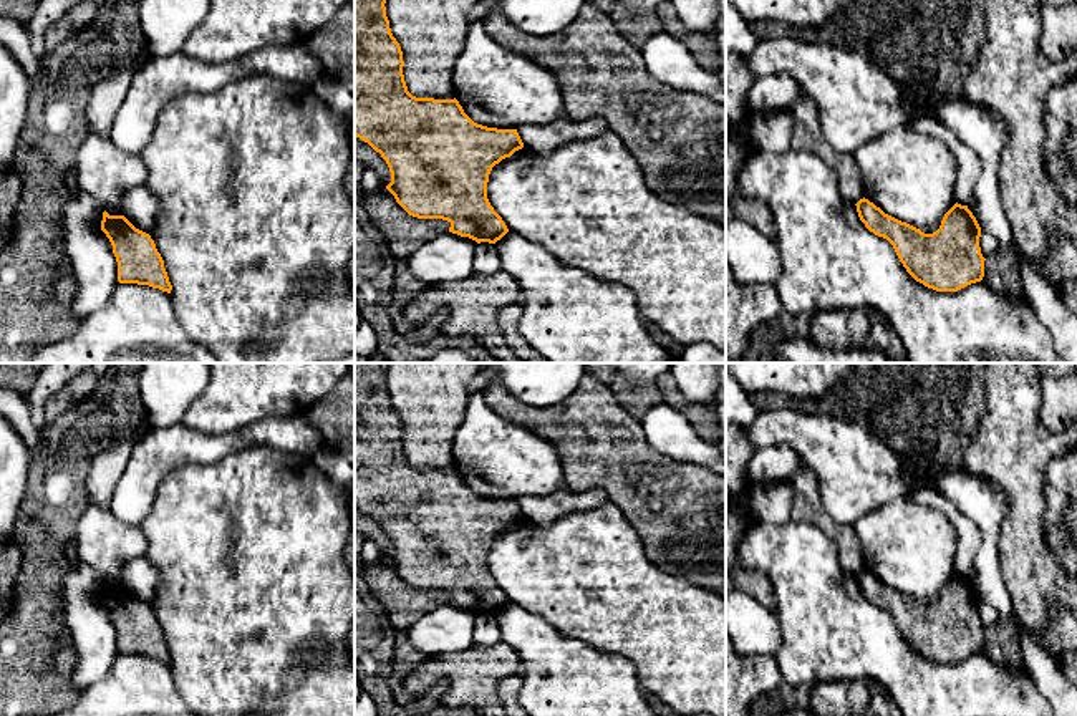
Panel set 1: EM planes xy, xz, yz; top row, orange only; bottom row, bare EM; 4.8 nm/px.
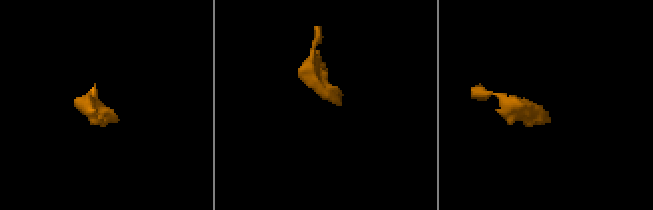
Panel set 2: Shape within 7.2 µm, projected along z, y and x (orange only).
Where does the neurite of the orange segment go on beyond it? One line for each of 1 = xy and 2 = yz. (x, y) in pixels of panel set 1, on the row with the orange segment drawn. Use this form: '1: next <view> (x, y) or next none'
1: next none
2: next yz (807, 136)

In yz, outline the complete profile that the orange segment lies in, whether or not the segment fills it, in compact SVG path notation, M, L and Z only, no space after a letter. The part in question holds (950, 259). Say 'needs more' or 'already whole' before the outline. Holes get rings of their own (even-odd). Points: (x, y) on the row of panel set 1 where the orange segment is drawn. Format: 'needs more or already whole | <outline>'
needs more | M804 96L789 113L794 119L792 149L815 152L837 172L843 201L857 206L858 217L870 232L893 245L916 282L936 292L958 292L983 280L986 259L979 247L981 227L968 206L956 202L933 234L885 214L863 197L862 171L855 157L838 152L823 139L815 101Z

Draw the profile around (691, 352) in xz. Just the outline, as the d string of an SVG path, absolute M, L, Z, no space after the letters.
M686 343L674 355L678 363L726 363L726 350L709 343Z

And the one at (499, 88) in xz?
M484 22L469 25L452 83L464 113L487 128L543 126L563 114L562 91L553 73L495 43Z

